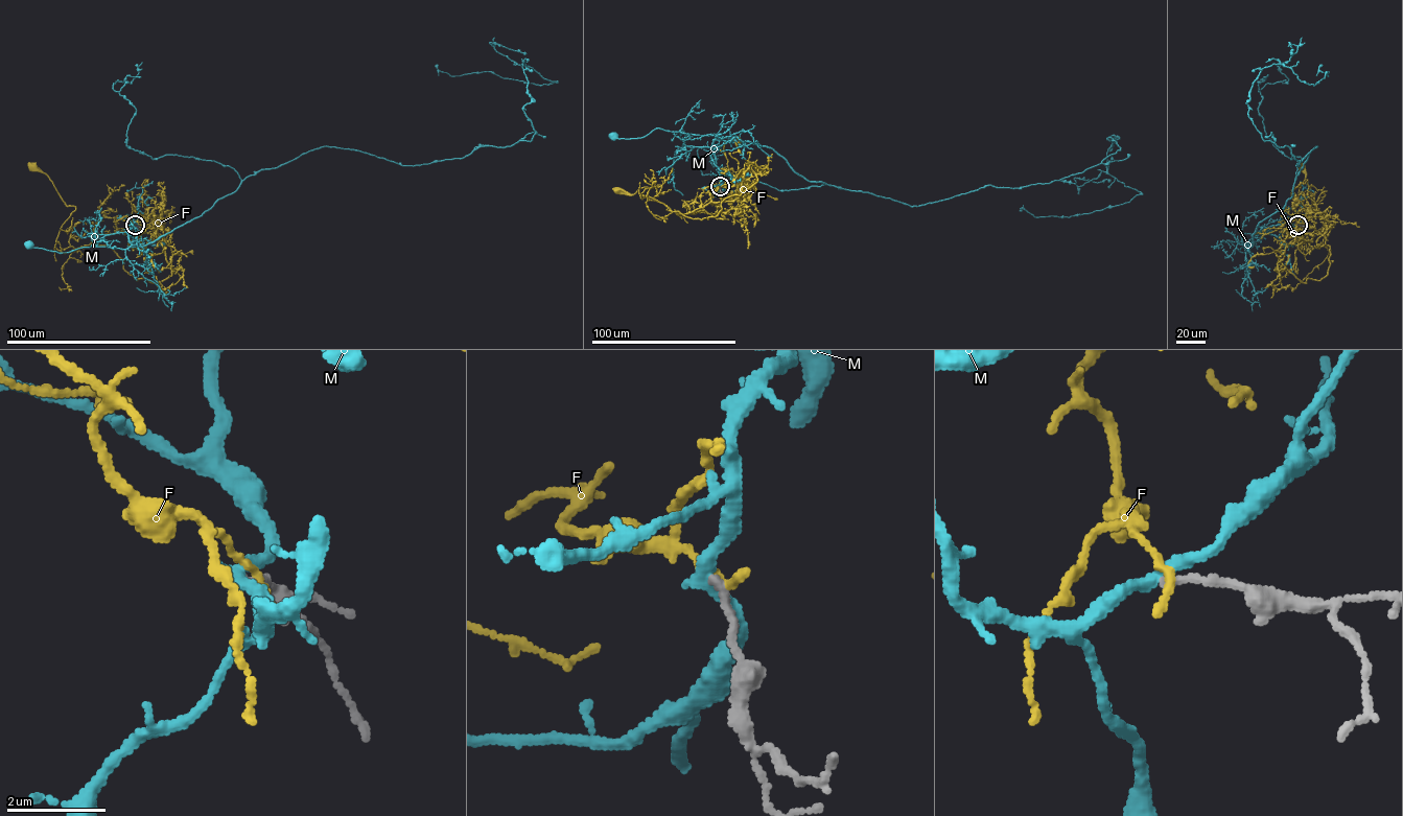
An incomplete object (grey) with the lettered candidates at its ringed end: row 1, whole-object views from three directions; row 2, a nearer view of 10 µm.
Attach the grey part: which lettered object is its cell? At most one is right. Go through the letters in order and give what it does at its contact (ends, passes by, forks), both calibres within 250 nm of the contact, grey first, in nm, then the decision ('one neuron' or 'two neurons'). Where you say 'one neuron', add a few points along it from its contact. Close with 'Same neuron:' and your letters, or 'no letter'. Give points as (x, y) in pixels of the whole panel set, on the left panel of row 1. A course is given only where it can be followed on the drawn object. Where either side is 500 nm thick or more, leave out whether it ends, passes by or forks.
F: it ends there; 170 nm thick on the grey side, 180 nm on the other; two neurons
M: it passes by; 170 nm thick on the grey side, 260 nm on the other; two neurons
Same neuron: no letter

